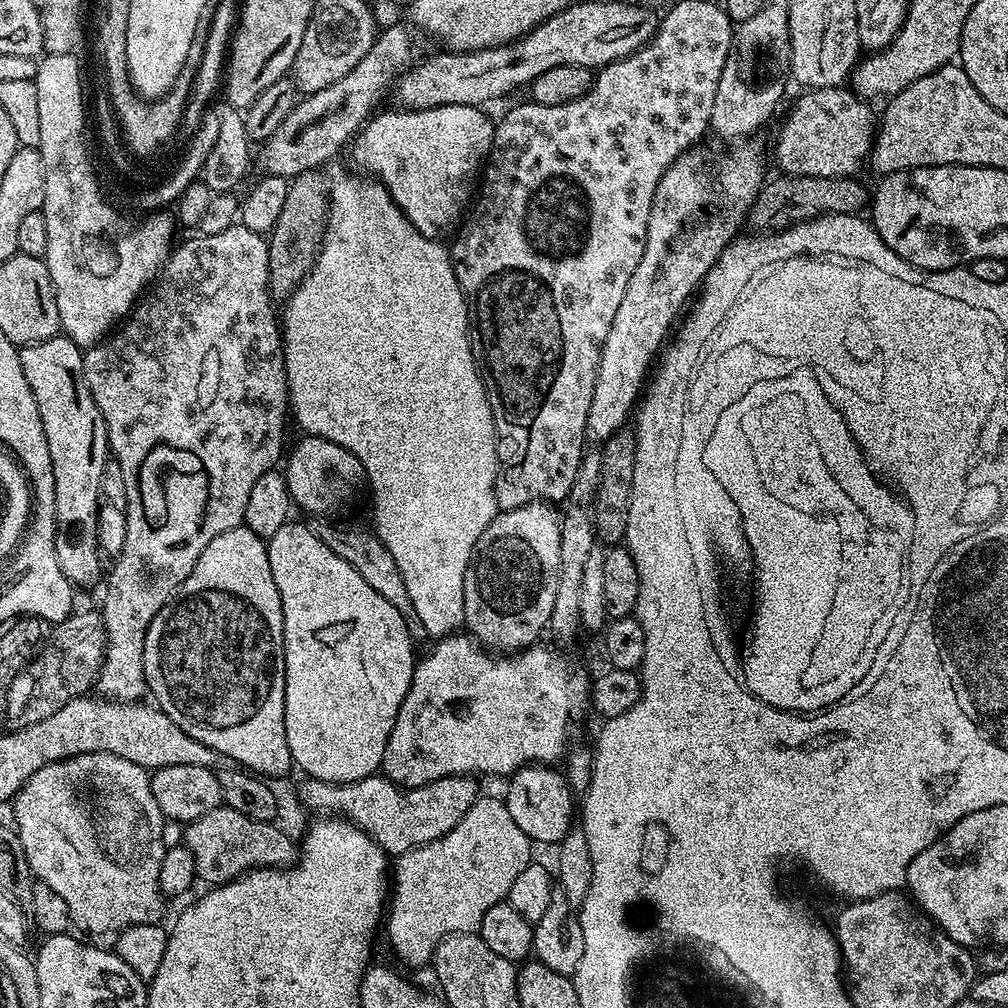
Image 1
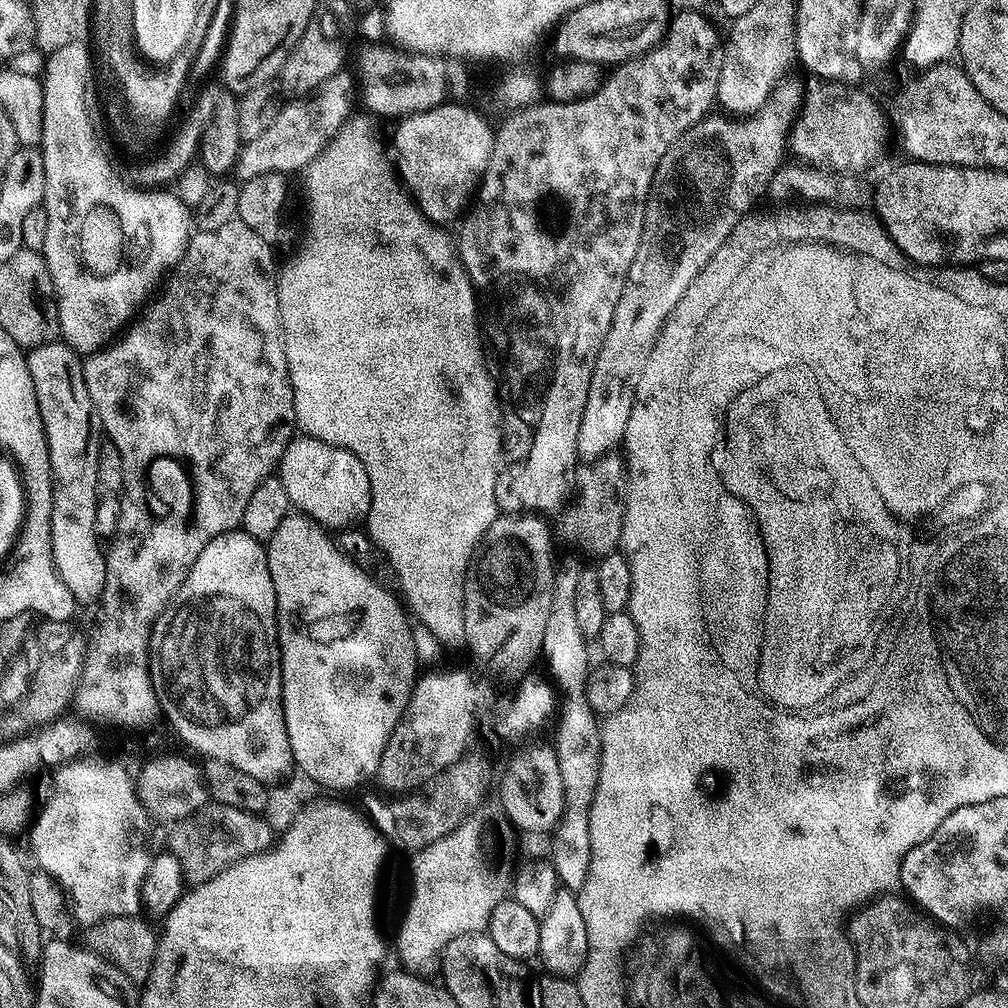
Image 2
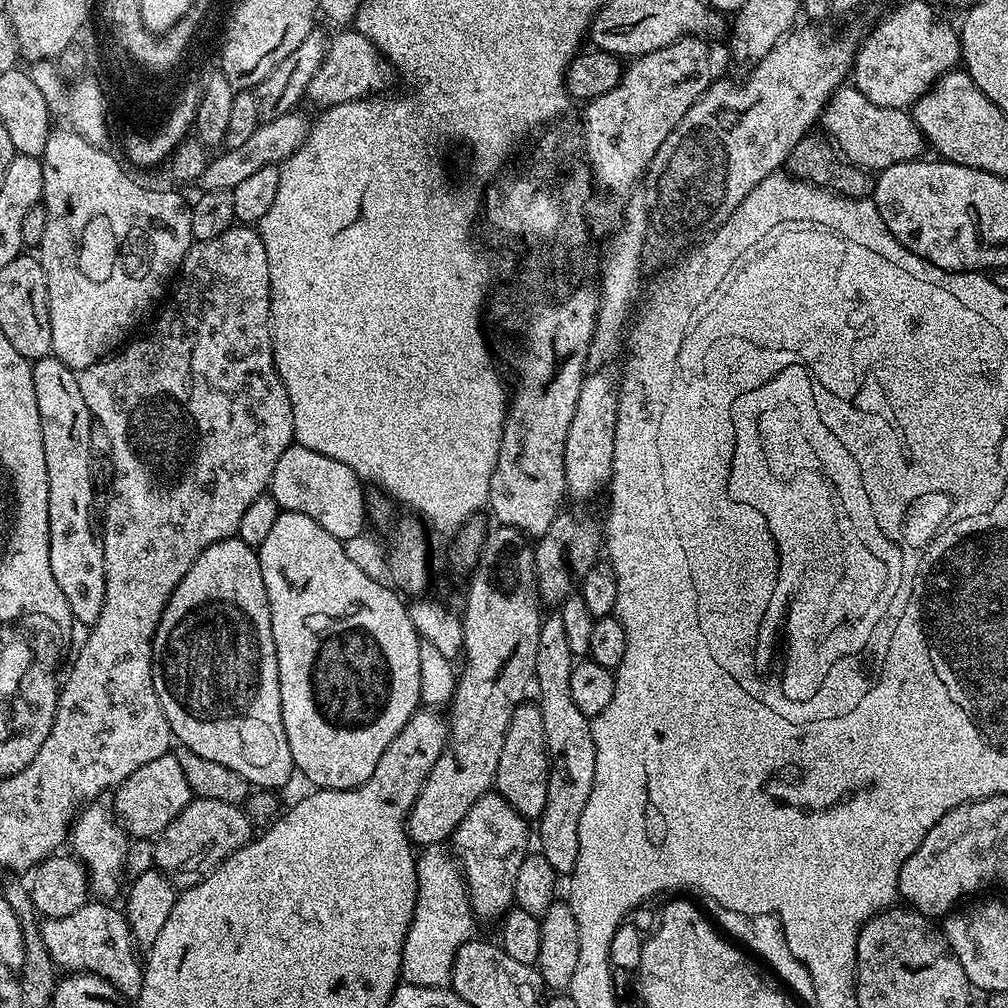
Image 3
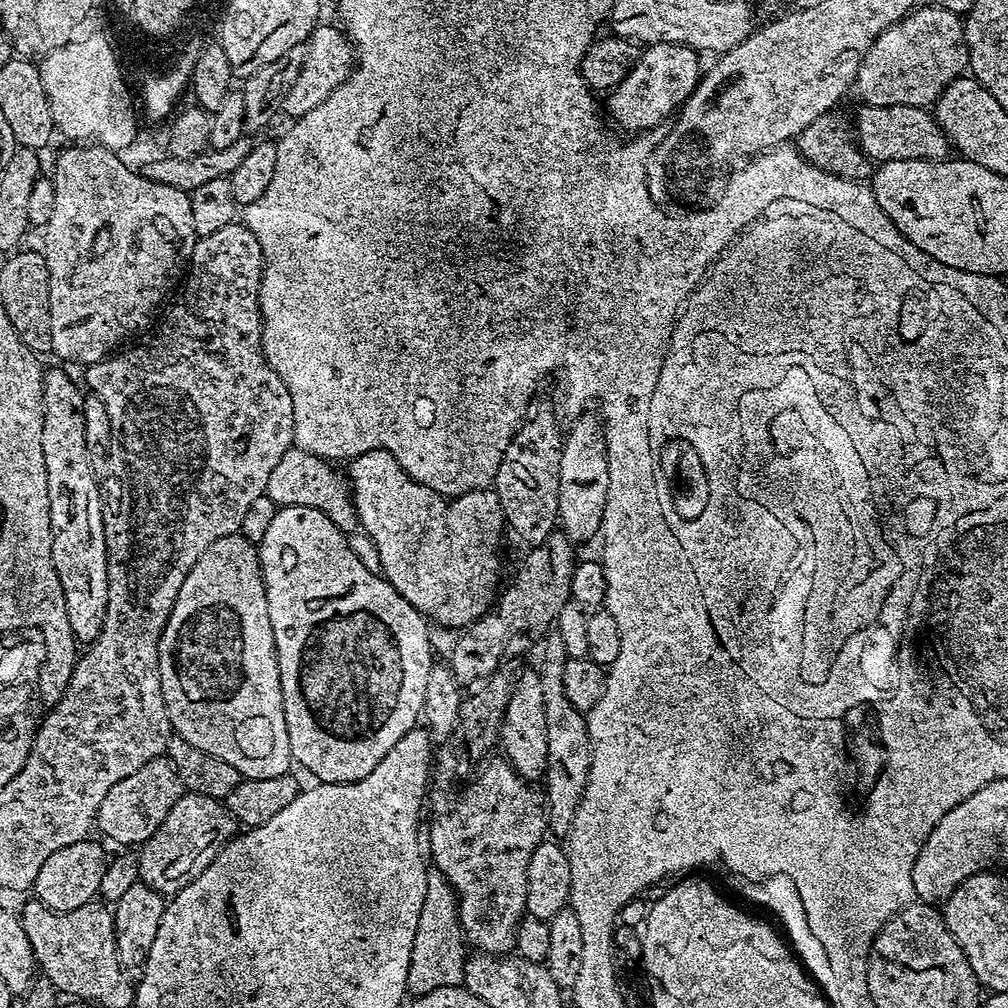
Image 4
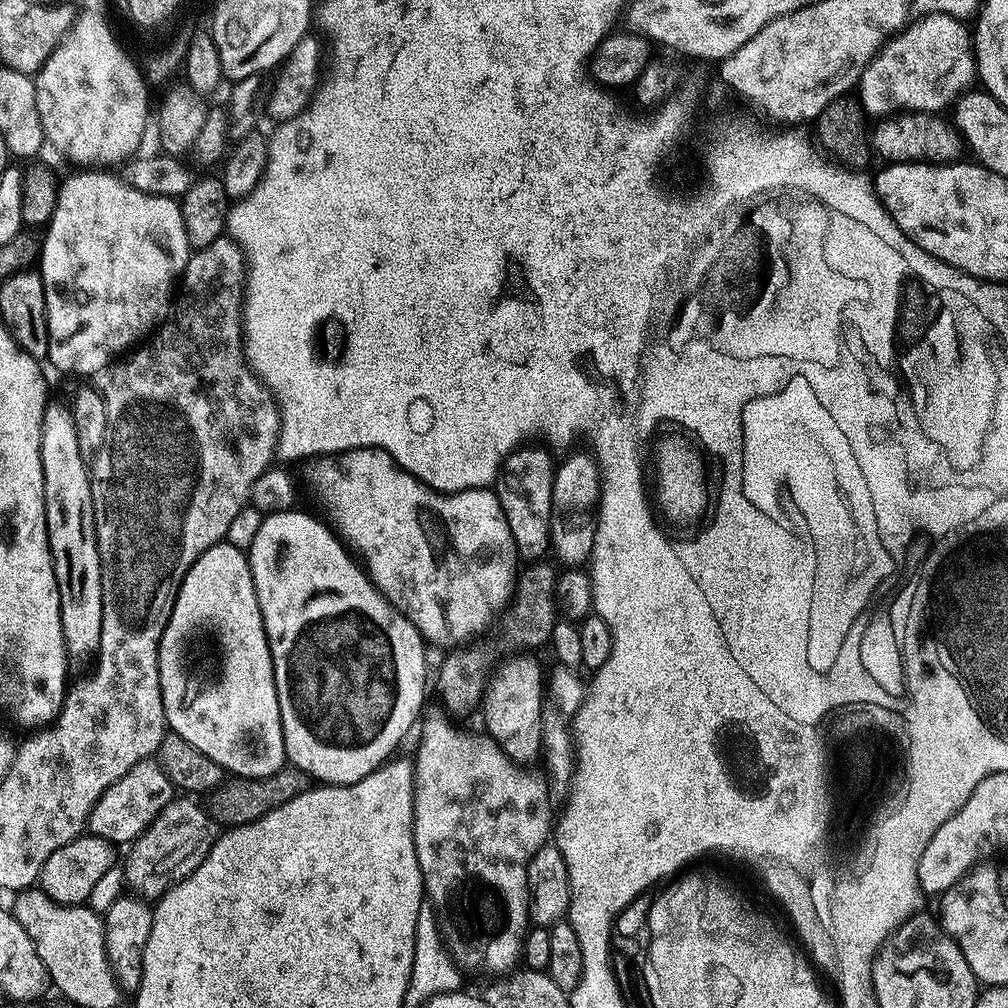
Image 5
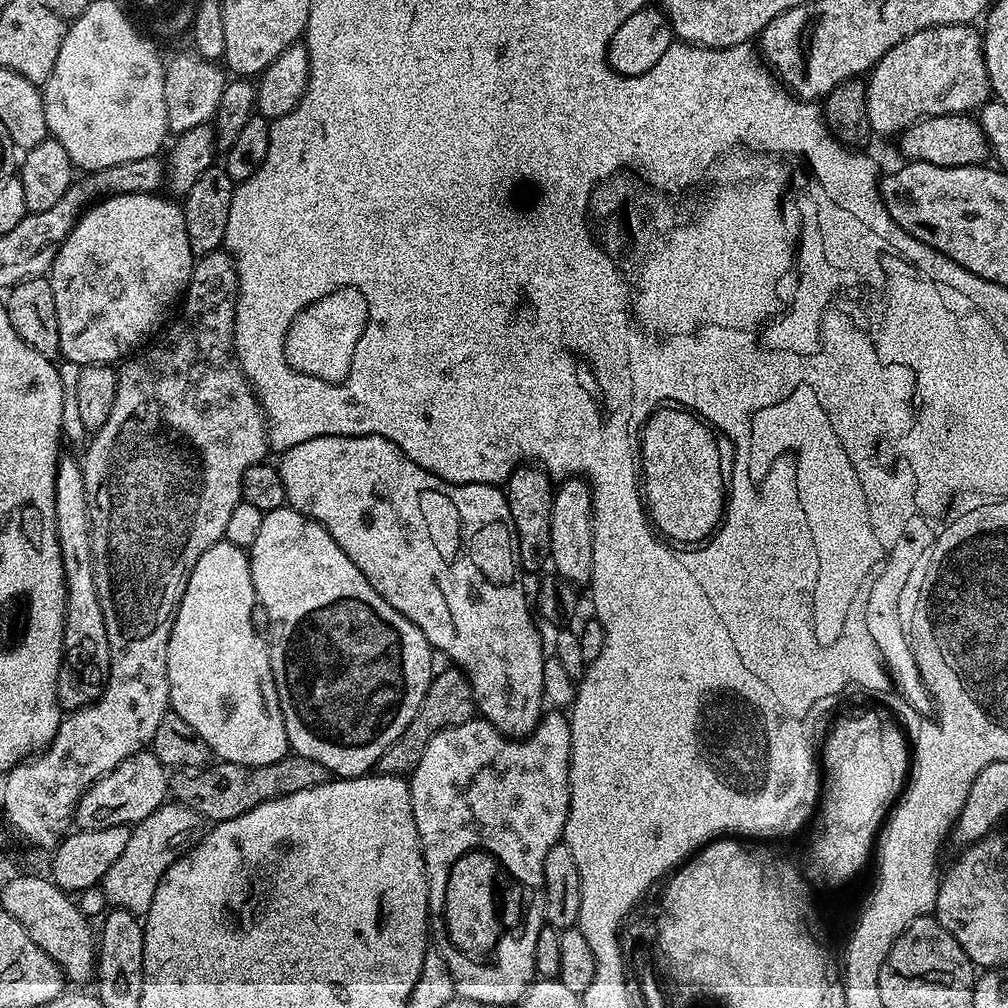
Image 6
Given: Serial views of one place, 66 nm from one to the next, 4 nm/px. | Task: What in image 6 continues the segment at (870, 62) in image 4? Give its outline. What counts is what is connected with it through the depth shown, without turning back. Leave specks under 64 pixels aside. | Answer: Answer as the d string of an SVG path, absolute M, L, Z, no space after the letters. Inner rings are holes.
M938 24L934 28L918 30L918 34L910 34L905 40L898 42L898 46L891 48L876 63L866 83L870 126L877 137L895 137L926 116L972 114L989 103L993 91L986 70L984 42L981 33L974 29L972 24Z

